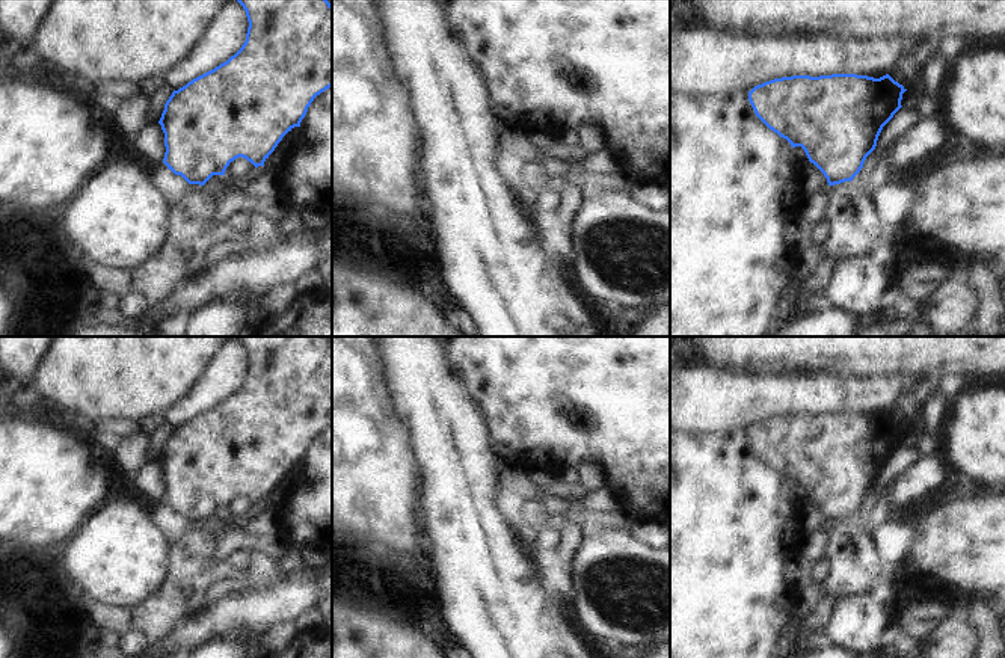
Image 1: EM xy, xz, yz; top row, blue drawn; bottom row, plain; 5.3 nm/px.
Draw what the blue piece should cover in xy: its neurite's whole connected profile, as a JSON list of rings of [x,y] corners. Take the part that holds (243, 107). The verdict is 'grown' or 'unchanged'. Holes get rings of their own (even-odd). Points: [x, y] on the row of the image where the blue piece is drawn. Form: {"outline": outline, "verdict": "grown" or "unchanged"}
{"outline": [[[327,0],[237,2],[249,21],[244,44],[226,62],[174,91],[158,121],[166,146],[163,163],[189,184],[204,186],[213,175],[225,175],[238,157],[255,168],[264,166],[282,137],[300,127],[314,98],[332,86],[332,5]]], "verdict": "unchanged"}

